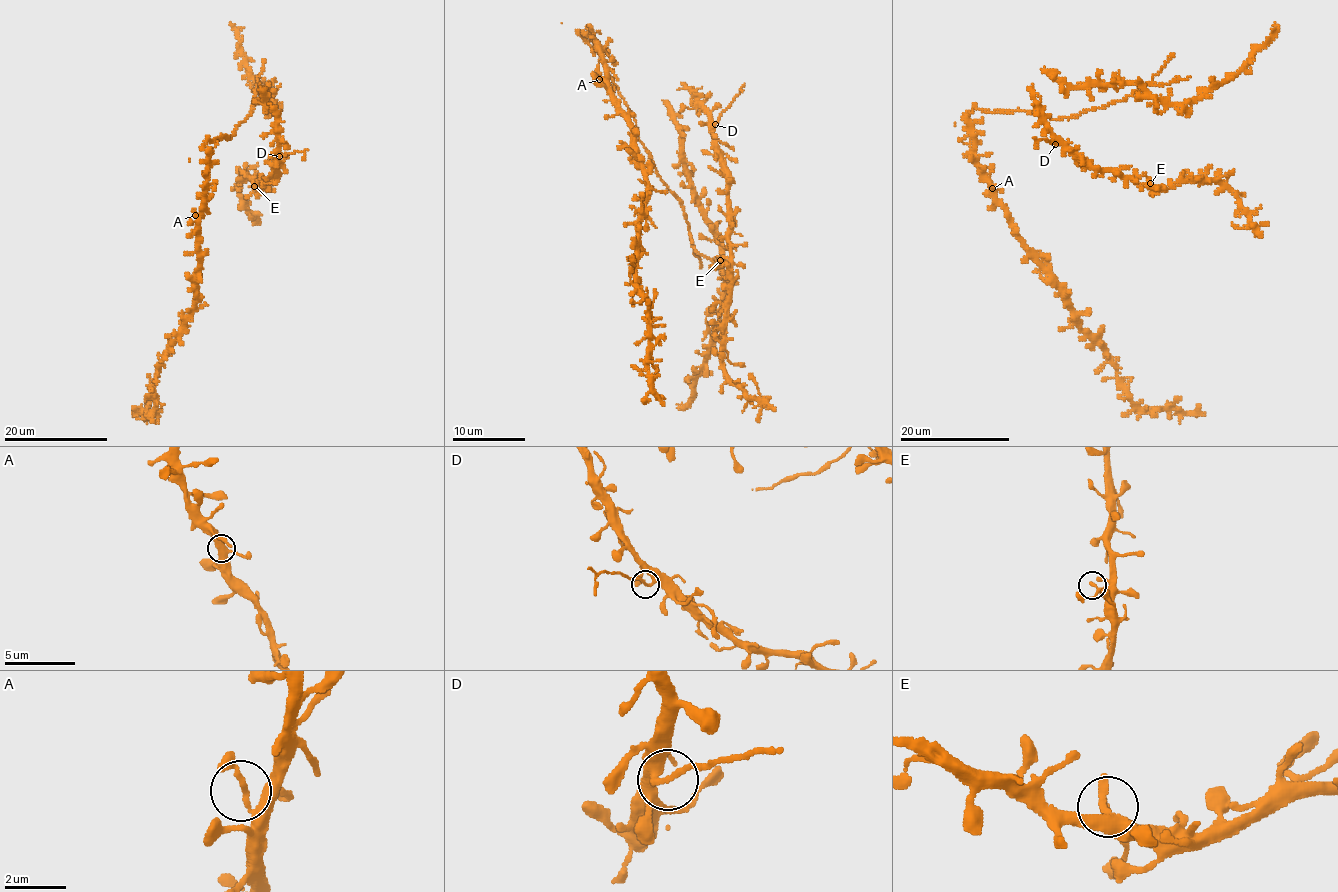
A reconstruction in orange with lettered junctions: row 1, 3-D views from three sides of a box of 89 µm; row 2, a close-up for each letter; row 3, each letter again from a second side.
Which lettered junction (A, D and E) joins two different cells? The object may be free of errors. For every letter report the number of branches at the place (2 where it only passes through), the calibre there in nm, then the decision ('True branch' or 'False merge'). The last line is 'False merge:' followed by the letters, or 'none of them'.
A: Branches: 2. Thickness 170 nm. True branch
D: Branches: 2. Thickness 180 nm. False merge
E: Branches: 2. Thickness 180 nm. True branch
False merge: D

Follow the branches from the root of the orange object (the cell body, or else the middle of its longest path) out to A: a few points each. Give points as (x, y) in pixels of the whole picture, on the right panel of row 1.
A: (1074, 117), (1050, 119), (1021, 110), (970, 112), (964, 119), (972, 139), (973, 162), (991, 191), (992, 188)

